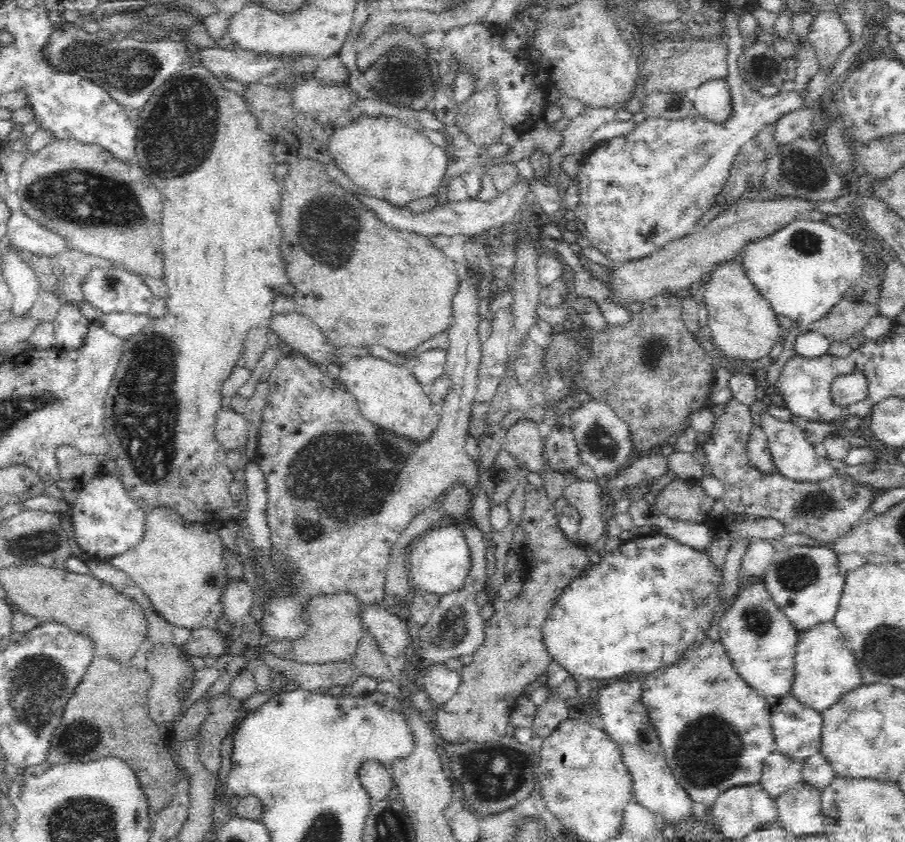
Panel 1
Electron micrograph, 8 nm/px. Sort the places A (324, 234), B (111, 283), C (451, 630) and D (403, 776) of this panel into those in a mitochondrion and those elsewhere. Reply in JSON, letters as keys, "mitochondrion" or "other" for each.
{"A":"mitochondrion","B":"mitochondrion","C":"mitochondrion","D":"other"}

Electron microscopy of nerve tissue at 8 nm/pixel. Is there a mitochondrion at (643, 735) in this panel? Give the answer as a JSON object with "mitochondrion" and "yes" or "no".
{"mitochondrion":"yes"}

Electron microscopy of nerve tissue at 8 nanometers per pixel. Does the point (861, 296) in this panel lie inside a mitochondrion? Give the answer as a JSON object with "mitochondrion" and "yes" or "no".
{"mitochondrion":"yes"}

